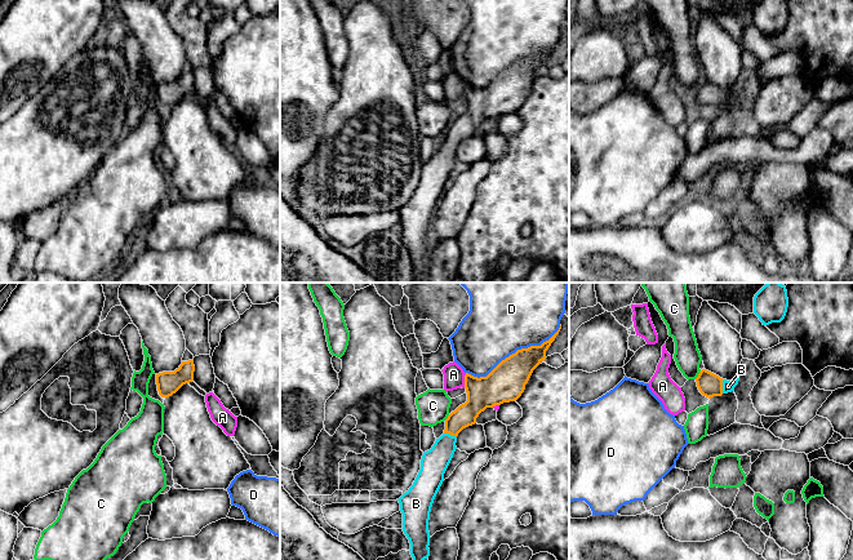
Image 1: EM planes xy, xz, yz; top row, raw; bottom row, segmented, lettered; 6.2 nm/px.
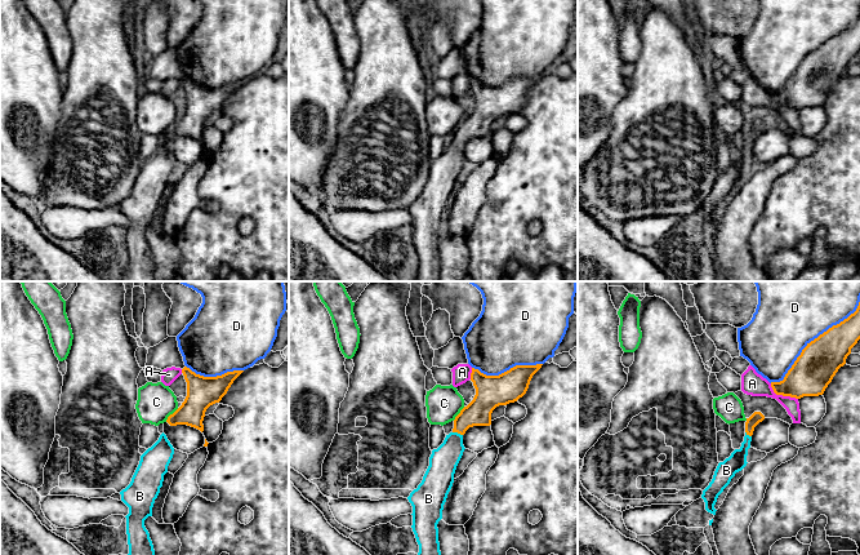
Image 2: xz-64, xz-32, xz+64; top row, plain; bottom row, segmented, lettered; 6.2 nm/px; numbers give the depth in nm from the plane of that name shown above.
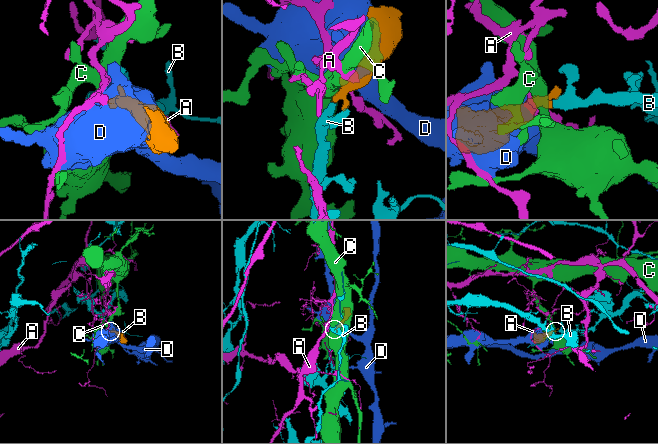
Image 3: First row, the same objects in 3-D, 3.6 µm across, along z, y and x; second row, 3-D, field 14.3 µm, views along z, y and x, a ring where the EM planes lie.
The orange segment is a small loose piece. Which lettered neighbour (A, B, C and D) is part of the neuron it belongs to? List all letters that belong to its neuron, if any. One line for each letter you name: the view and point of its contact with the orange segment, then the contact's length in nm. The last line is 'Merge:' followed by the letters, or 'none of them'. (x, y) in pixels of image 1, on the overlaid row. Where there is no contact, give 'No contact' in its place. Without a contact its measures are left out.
B: Touches orange at yz (722, 386). Shared border 90 nm
Merge: B

